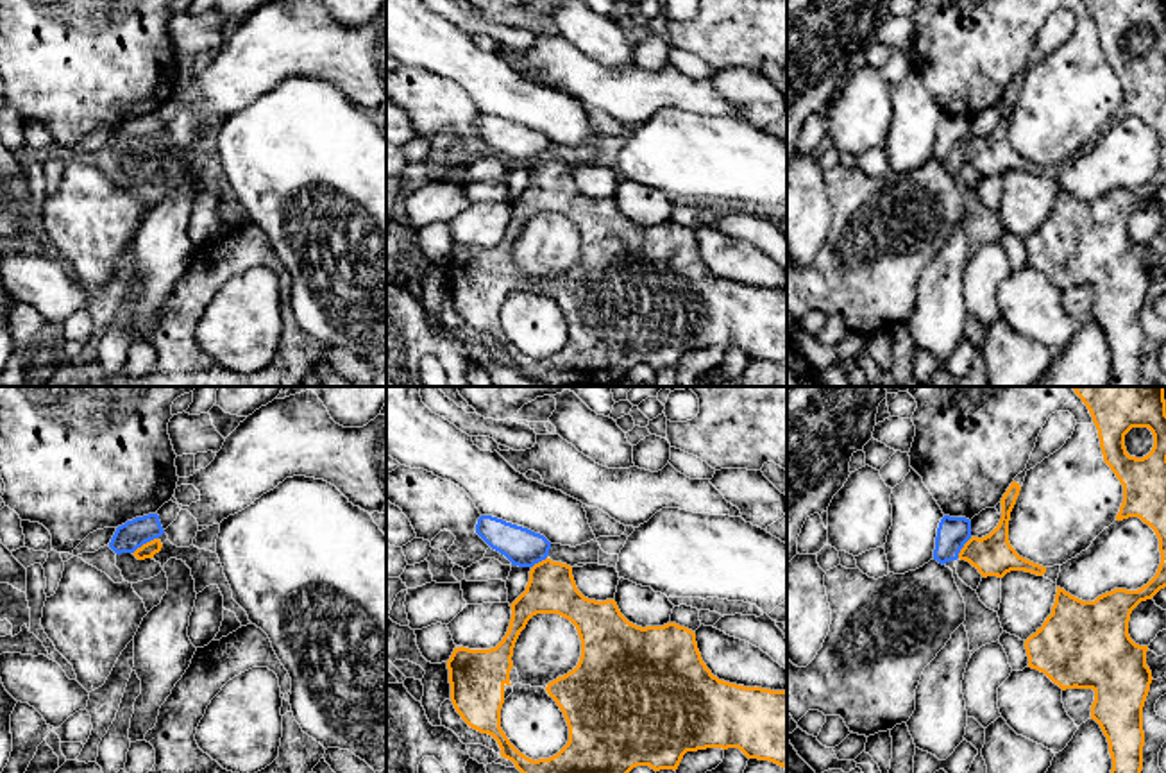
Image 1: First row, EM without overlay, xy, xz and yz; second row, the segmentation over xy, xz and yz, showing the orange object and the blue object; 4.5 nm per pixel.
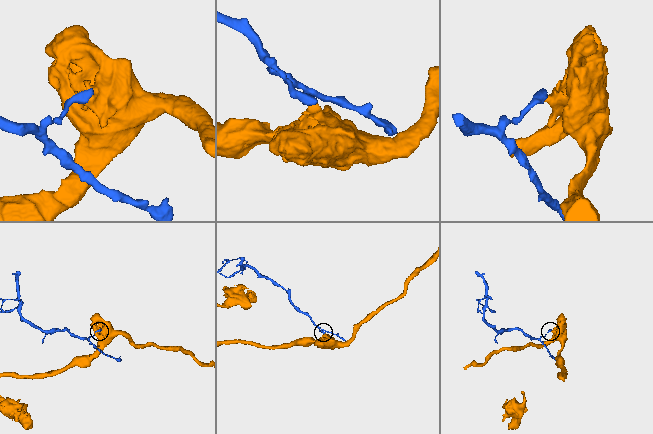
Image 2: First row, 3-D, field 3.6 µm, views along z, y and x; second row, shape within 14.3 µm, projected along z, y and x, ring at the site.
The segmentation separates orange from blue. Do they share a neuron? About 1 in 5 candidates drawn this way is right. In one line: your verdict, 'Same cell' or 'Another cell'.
Another cell

